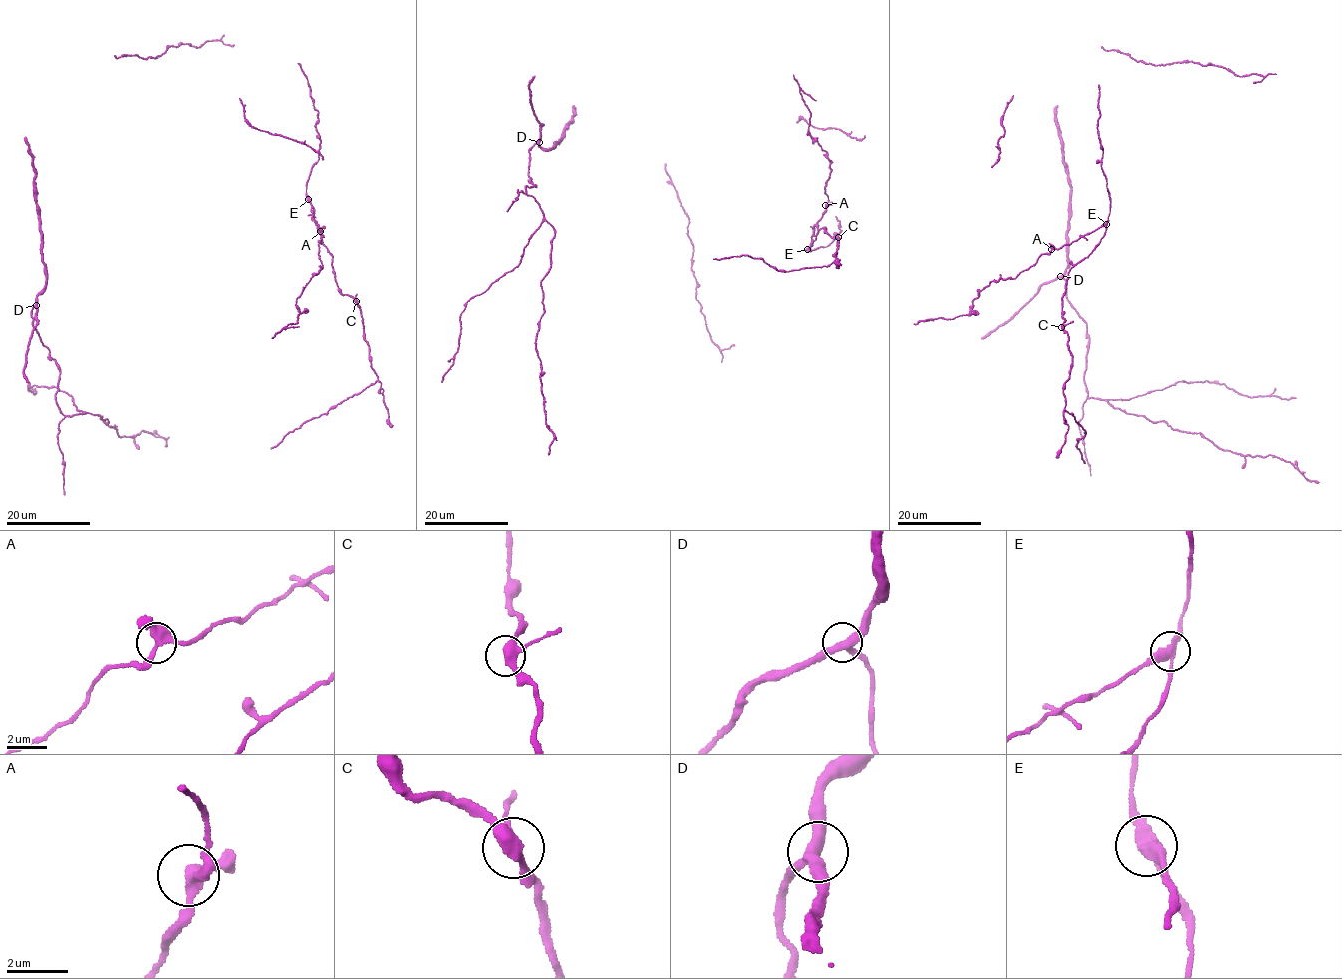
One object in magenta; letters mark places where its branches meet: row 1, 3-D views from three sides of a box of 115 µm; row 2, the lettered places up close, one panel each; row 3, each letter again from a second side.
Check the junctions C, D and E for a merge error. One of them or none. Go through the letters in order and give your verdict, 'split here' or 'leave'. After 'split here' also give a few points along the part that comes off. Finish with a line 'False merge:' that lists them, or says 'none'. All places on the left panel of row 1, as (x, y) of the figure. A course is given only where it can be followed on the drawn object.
C: leave
D: leave
E: split here | (308, 199), (312, 219), (322, 237), (318, 254), (322, 267), (296, 301), (298, 322), (281, 329), (299, 326)
False merge: E

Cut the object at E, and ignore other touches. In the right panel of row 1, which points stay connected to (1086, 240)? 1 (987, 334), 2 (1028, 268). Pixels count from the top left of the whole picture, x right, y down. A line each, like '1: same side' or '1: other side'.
1: other side
2: same side

